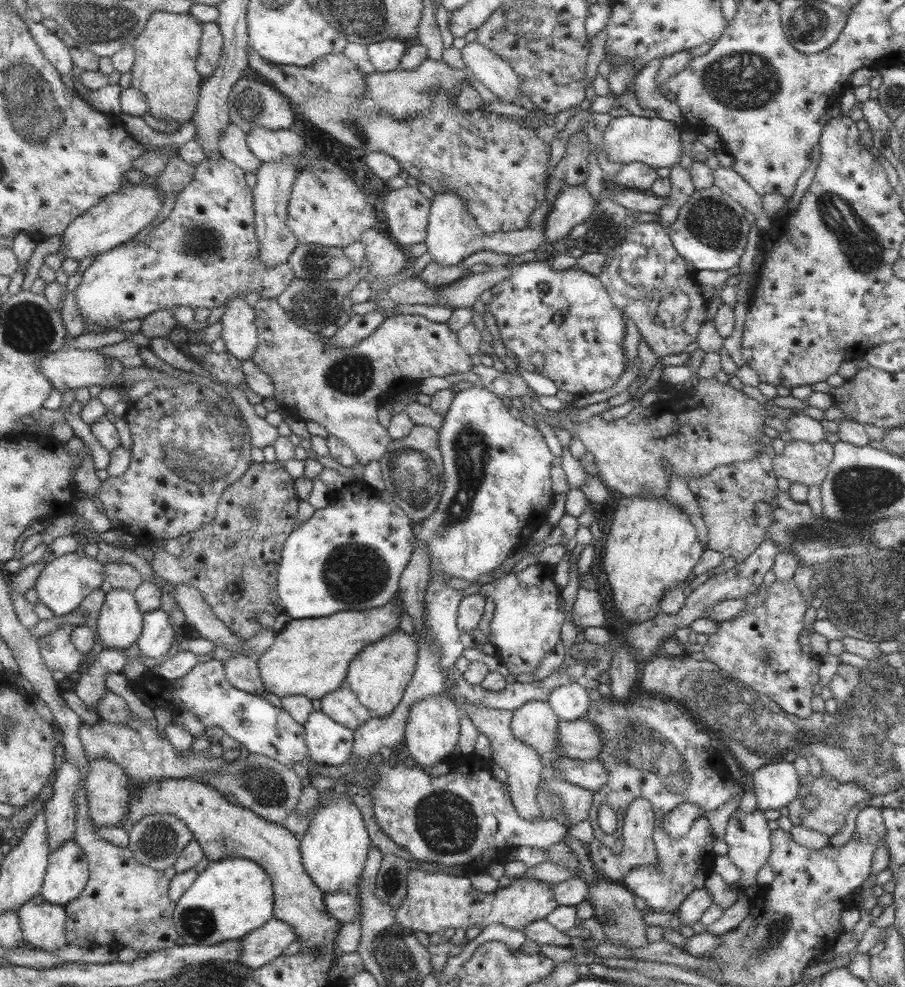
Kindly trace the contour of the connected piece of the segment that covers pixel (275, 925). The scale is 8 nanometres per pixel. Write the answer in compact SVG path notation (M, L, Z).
M271 918L263 926L249 931L240 939L240 955L237 962L249 970L261 968L281 955L296 940L296 932L285 921Z

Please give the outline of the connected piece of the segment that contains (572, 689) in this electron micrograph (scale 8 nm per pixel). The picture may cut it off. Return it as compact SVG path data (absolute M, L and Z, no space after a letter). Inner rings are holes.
M576 682L551 689L545 701L552 707L553 713L560 721L582 719L590 703L587 691Z

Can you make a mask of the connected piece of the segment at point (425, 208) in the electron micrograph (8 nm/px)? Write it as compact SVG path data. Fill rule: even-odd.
M405 186L391 190L379 204L387 221L389 234L403 249L425 242L431 202L417 189Z

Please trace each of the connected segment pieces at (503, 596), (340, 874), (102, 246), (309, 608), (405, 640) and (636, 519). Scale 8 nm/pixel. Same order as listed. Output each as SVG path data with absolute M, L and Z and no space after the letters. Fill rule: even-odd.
M529 565L516 575L509 572L504 577L483 584L479 596L491 598L494 604L489 622L489 643L499 654L503 671L511 674L531 674L535 664L557 644L563 612L557 610L559 590L553 584L549 566Z
M329 791L320 793L320 805L314 810L307 831L300 839L300 858L305 872L311 877L313 884L324 893L351 892L368 860L371 846L367 831L363 825L359 810L347 795L330 797Z
M148 180L146 183L132 184L121 192L106 196L99 204L78 216L63 234L63 257L81 260L85 257L101 255L121 247L145 226L149 226L161 212L162 198L159 190Z
M363 494L357 500L329 497L325 507L317 509L307 522L295 526L280 552L276 594L291 619L320 619L340 611L360 612L378 608L398 595L401 571L414 549L415 536L409 519L395 503L383 504L377 496Z
M400 629L391 631L375 644L361 648L356 658L349 663L343 684L349 686L373 717L381 718L391 714L404 696L405 687L411 682L419 659L416 638Z
M653 493L621 497L617 508L611 516L611 524L605 538L605 555L603 556L603 572L613 594L613 605L620 618L630 624L641 624L655 619L660 614L661 596L669 588L677 588L686 583L686 577L703 550L695 537L695 527L691 524L690 516L676 507L669 498Z

